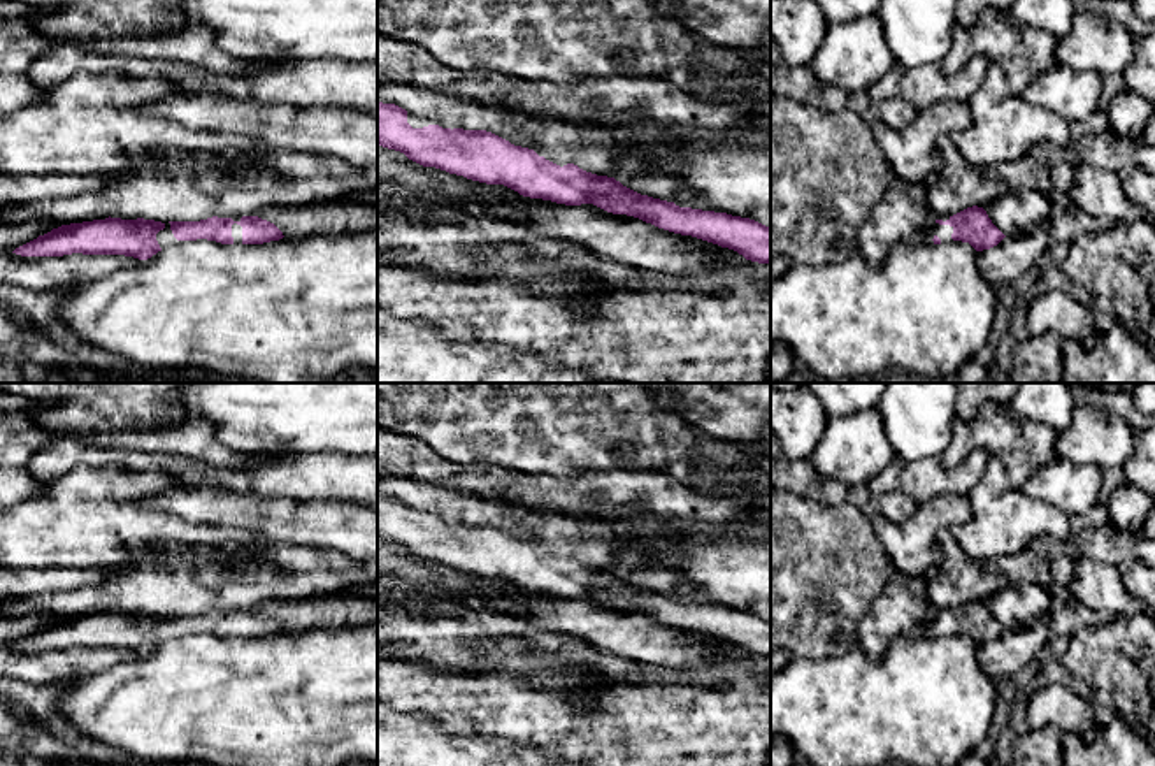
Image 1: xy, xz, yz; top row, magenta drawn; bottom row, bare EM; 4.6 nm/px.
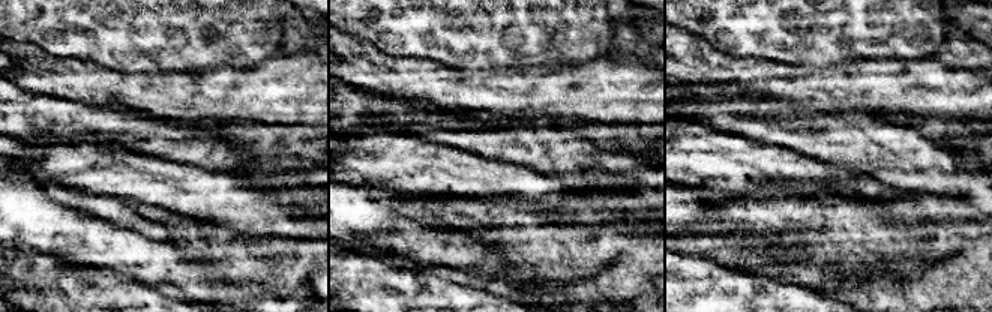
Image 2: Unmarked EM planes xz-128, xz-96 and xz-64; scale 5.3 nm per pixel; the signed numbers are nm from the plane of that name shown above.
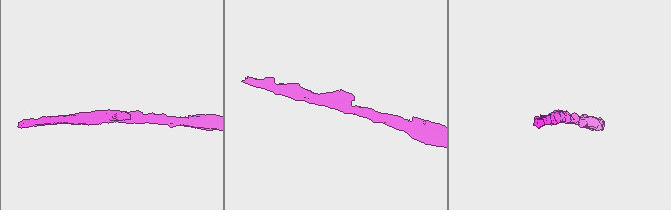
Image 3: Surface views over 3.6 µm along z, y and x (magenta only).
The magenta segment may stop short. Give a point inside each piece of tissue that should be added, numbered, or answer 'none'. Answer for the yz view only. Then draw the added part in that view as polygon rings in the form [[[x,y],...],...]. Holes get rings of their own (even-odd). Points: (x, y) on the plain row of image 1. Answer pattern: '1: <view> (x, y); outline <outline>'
1: yz (943, 626); outline [[[941,610],[941,611],[934,611],[929,618],[929,624],[925,625],[925,636],[934,638],[934,631],[937,629],[941,632],[941,638],[948,638],[953,636],[951,627],[953,627],[953,620],[943,617],[939,618],[937,615],[943,613],[950,613],[950,610]]]

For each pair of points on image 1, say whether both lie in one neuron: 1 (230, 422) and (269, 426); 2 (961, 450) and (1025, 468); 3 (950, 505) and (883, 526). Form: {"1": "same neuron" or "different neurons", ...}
{"1": "same neuron", "2": "same neuron", "3": "same neuron"}

